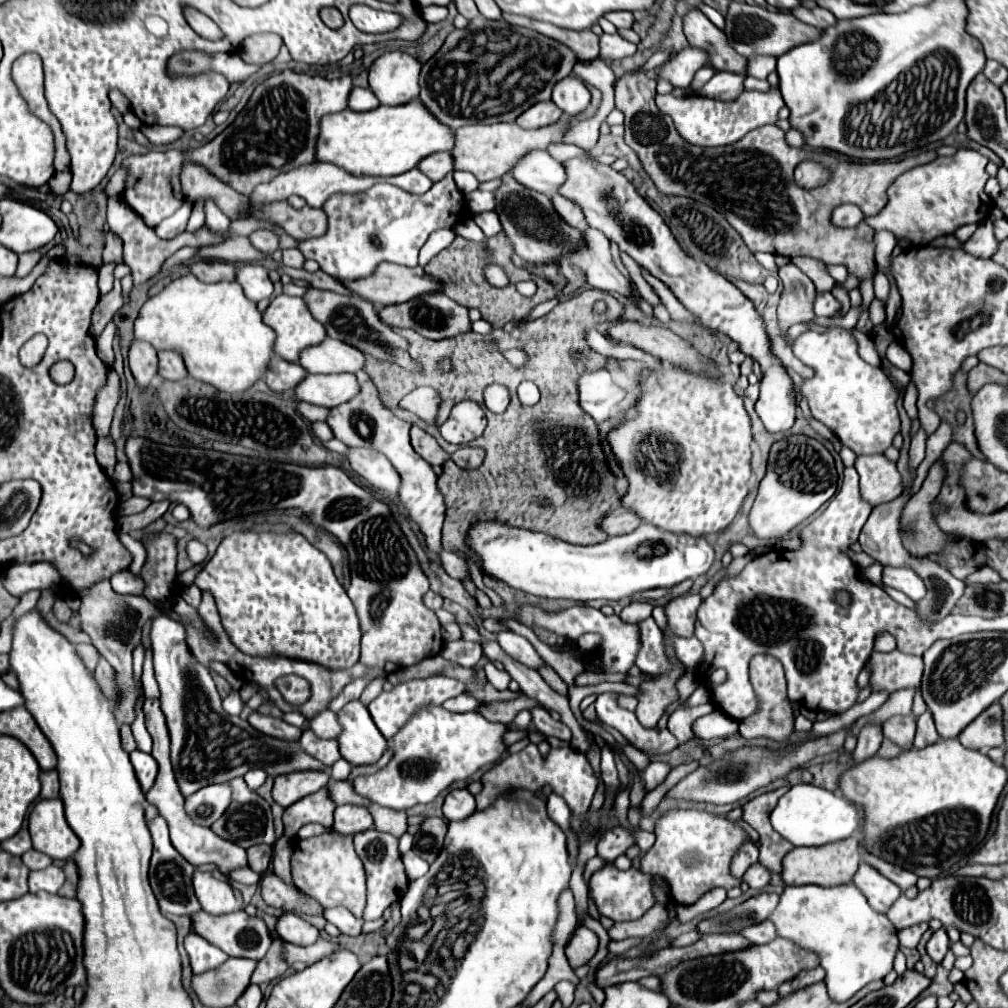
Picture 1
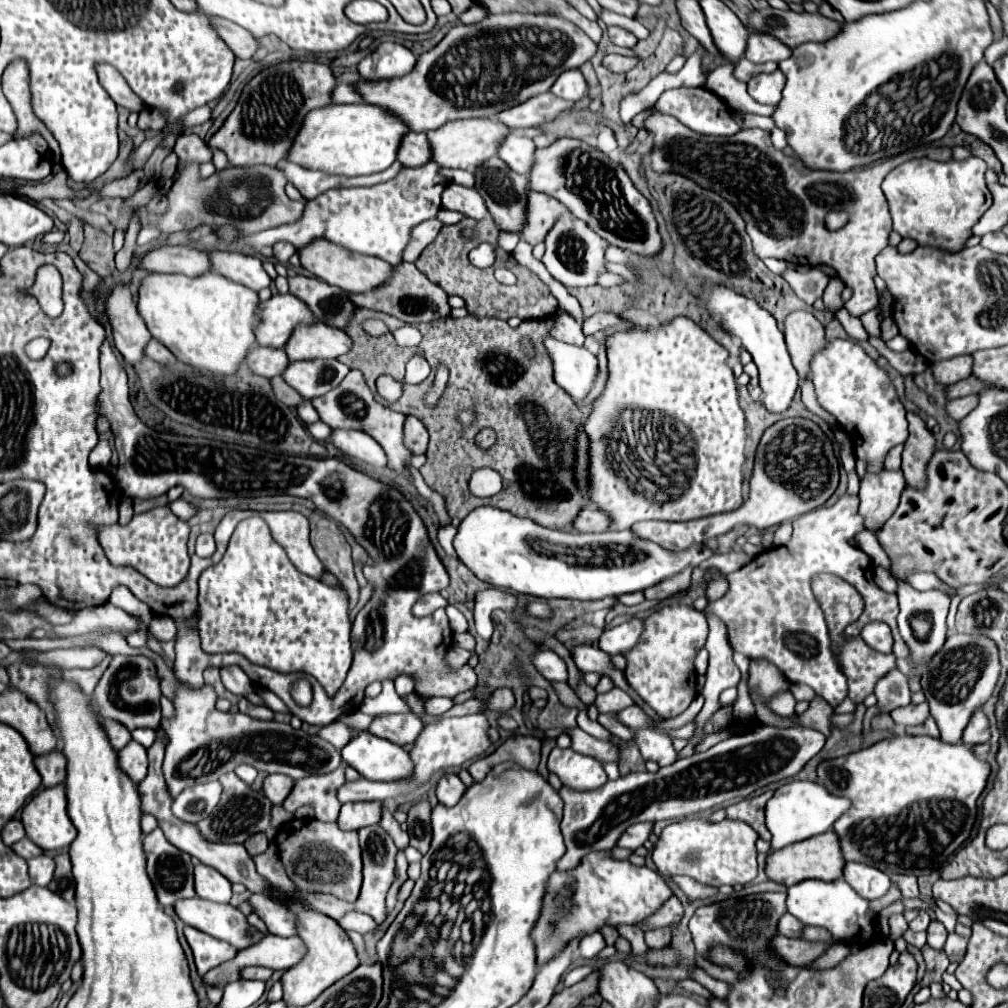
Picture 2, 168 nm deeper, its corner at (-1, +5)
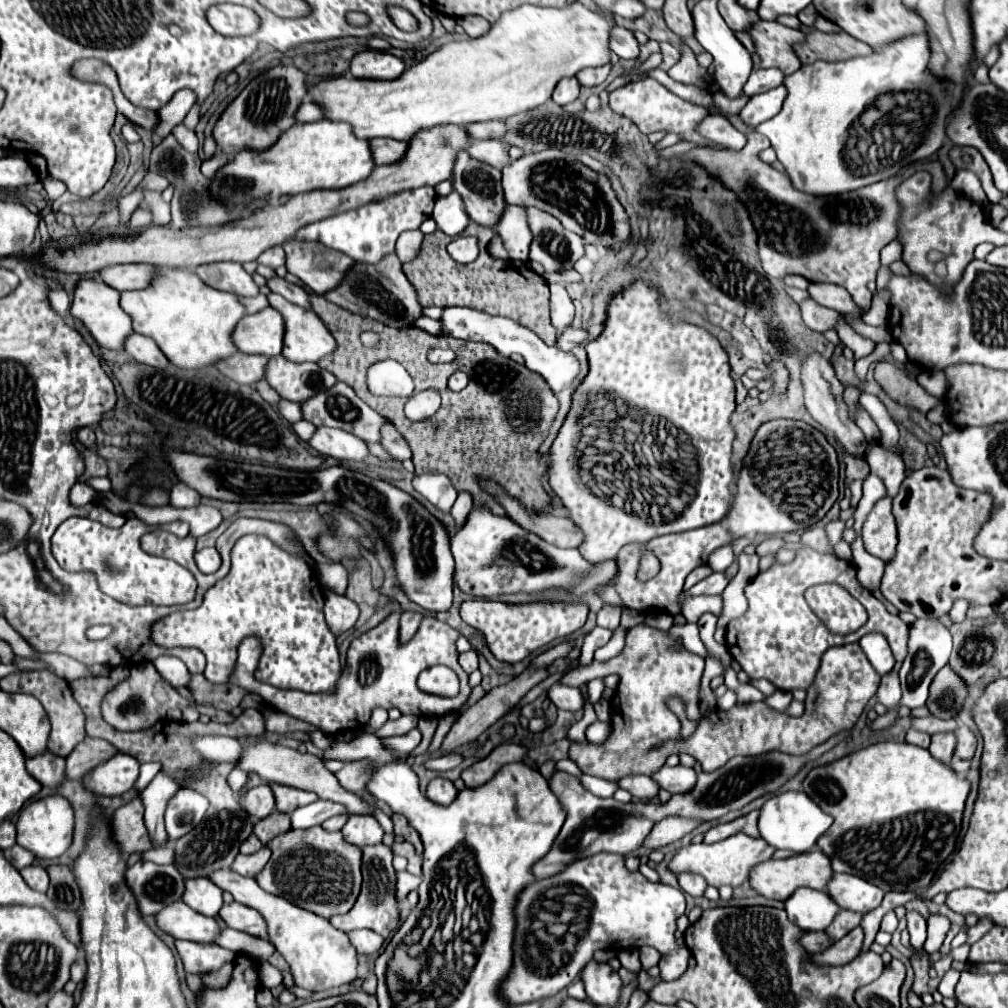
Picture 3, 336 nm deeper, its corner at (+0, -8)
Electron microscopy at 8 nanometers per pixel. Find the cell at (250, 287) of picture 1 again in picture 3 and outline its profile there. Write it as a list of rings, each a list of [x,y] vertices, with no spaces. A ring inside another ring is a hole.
[[[208,263],[196,267],[196,275],[210,287],[218,291],[228,291],[244,297],[258,295],[258,285],[244,271],[240,263]]]

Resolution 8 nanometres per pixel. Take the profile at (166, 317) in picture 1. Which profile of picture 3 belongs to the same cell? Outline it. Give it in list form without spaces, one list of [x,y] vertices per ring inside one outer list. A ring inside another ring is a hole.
[[[158,269],[154,283],[140,291],[120,293],[122,309],[132,317],[134,333],[156,341],[168,361],[182,369],[202,369],[238,349],[232,343],[236,323],[246,315],[236,295],[216,291],[190,269]]]

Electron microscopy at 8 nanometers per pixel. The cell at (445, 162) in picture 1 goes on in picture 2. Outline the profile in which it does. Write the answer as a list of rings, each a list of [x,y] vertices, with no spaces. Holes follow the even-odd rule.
[[[409,132],[401,142],[397,160],[407,168],[425,166],[431,160],[431,144],[427,142],[427,134],[425,132],[419,132],[419,134]]]

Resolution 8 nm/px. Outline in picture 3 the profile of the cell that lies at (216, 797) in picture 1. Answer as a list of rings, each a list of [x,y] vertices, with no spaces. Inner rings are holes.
[[[180,789],[166,805],[164,821],[170,839],[178,839],[192,831],[208,809],[208,799],[194,789]]]

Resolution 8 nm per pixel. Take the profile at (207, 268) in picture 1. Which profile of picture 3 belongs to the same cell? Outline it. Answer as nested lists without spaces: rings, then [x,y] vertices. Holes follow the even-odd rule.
[[[130,263],[130,265],[112,265],[102,271],[98,271],[100,279],[114,287],[116,291],[128,291],[128,289],[142,289],[150,283],[154,277],[154,267],[144,263]]]

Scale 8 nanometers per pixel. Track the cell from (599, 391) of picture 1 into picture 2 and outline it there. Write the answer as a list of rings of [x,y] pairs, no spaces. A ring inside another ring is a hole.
[[[547,338],[545,346],[553,360],[555,382],[567,390],[573,400],[585,400],[593,390],[599,374],[597,358],[585,348],[563,344],[555,338]]]

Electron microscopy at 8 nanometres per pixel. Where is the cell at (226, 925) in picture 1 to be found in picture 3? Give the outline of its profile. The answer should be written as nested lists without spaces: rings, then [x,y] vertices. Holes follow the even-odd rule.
[[[184,901],[170,903],[170,907],[164,907],[162,911],[158,911],[154,919],[156,919],[156,925],[164,933],[172,935],[174,939],[212,943],[220,931],[220,927],[212,917],[192,911]]]

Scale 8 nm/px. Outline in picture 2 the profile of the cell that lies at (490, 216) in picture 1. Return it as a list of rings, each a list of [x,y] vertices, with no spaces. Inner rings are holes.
[[[459,184],[447,186],[447,190],[443,192],[443,208],[463,212],[465,216],[475,218],[475,220],[483,220],[485,216],[489,216],[487,206],[483,198],[479,196],[479,192],[473,188],[459,186]]]

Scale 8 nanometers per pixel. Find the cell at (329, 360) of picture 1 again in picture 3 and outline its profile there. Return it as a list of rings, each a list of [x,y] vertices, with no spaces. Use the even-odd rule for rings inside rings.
[[[268,293],[268,303],[284,317],[286,323],[286,339],[282,349],[286,359],[294,363],[316,363],[336,349],[334,337],[314,311],[306,311],[304,307],[288,303],[276,293]]]

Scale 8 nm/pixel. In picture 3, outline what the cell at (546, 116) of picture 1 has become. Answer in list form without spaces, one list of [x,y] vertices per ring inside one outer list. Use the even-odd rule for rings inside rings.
[[[486,121],[486,123],[474,123],[466,125],[466,131],[470,131],[470,139],[498,139],[504,135],[506,127],[502,121]]]

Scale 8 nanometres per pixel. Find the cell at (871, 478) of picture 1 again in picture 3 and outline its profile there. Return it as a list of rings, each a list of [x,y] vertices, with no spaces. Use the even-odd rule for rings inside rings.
[[[882,497],[874,509],[868,513],[866,523],[862,527],[862,539],[864,539],[864,549],[882,559],[890,561],[894,557],[894,547],[896,547],[896,523],[892,515],[892,499]]]

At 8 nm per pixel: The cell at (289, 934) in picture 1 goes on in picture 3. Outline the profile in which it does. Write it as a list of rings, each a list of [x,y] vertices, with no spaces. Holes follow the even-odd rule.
[[[232,901],[232,903],[224,903],[224,907],[218,915],[224,919],[224,923],[228,927],[232,927],[236,931],[244,931],[248,935],[268,939],[266,923],[264,923],[262,915],[250,907],[244,907],[244,905]]]

